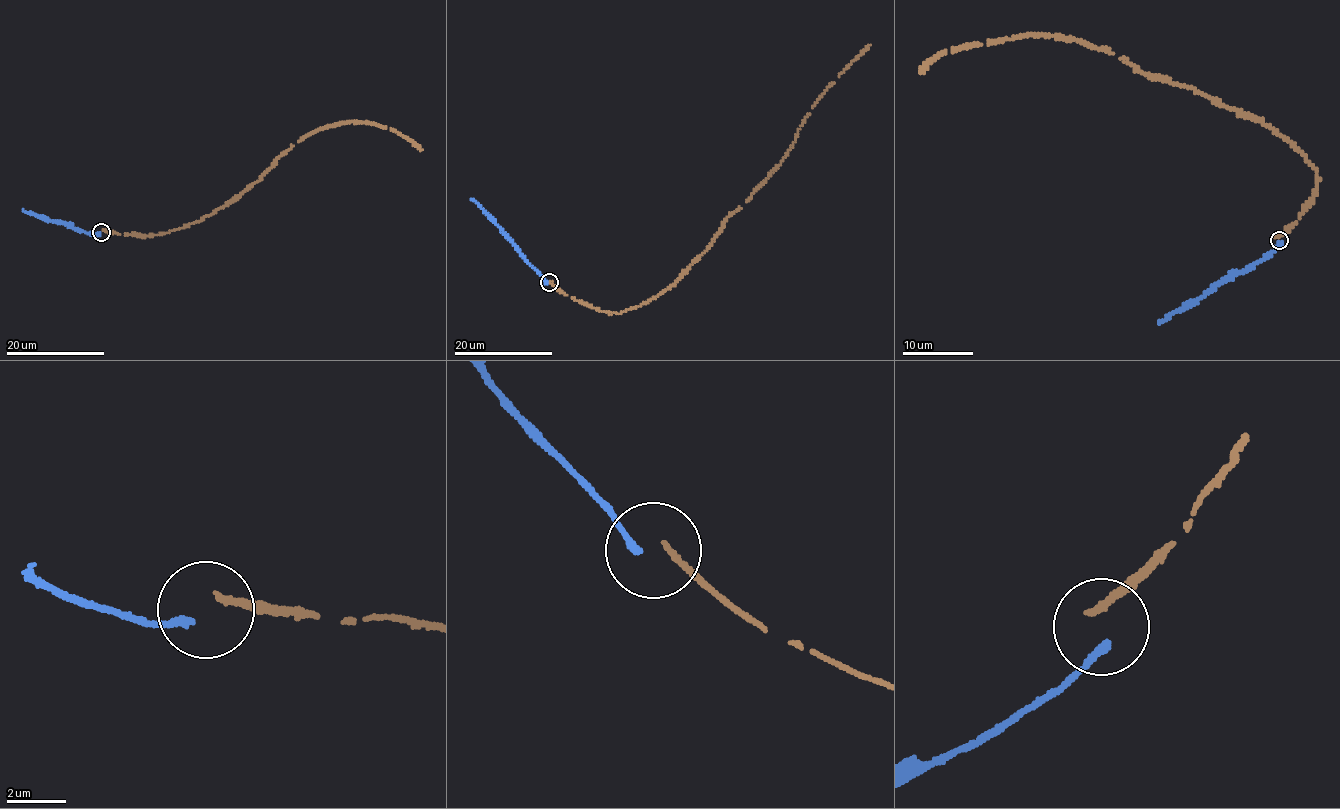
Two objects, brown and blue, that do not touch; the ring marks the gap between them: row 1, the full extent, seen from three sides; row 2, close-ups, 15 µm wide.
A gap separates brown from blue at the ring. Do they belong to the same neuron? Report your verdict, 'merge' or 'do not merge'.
do not merge

